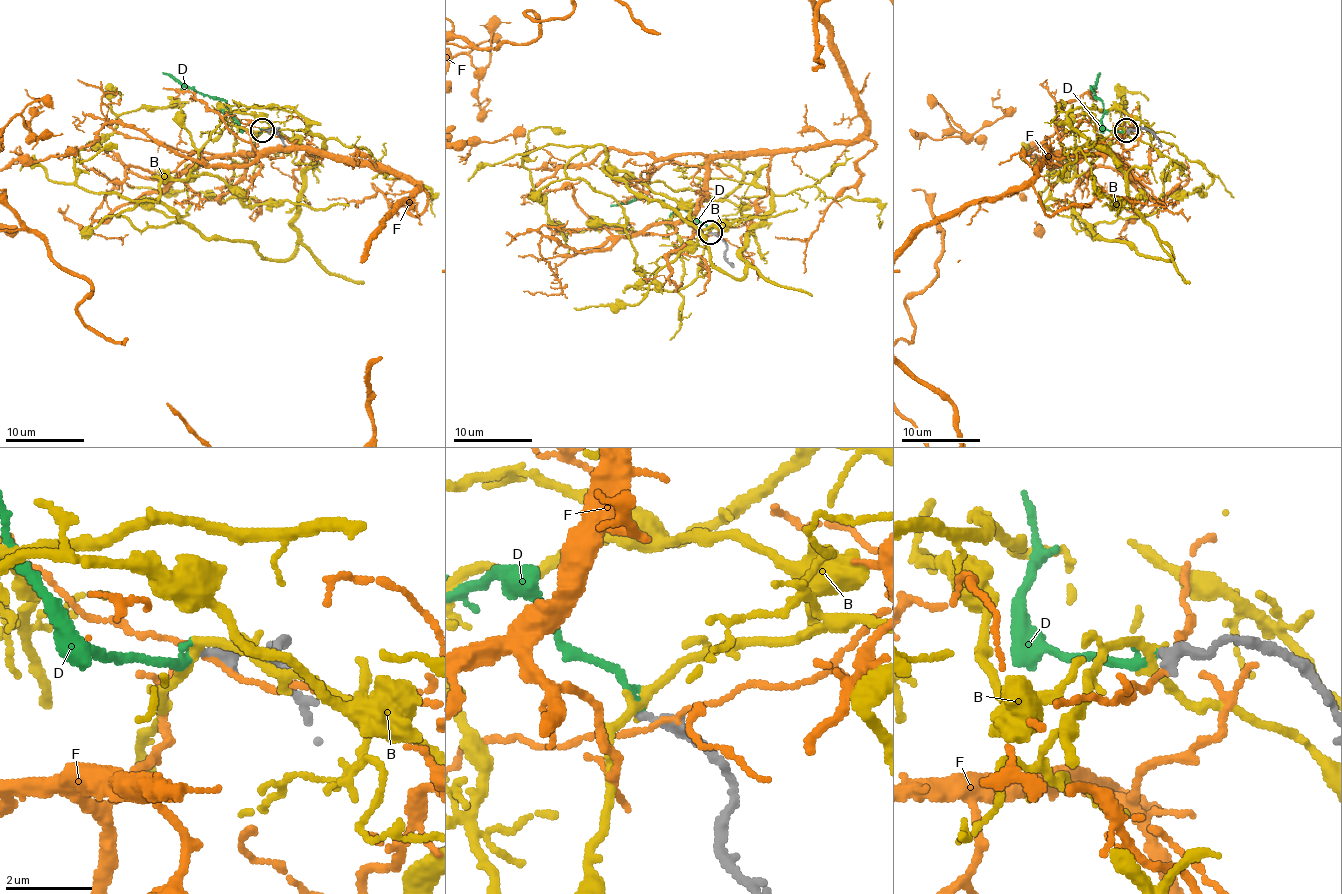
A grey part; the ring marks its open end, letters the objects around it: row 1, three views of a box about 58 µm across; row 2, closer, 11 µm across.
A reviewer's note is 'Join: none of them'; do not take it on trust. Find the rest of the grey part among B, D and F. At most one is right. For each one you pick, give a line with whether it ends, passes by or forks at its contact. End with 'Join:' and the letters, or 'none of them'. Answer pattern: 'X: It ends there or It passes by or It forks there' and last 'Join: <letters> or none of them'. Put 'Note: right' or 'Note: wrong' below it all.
D: It ends there
Join: D
Note: wrong

